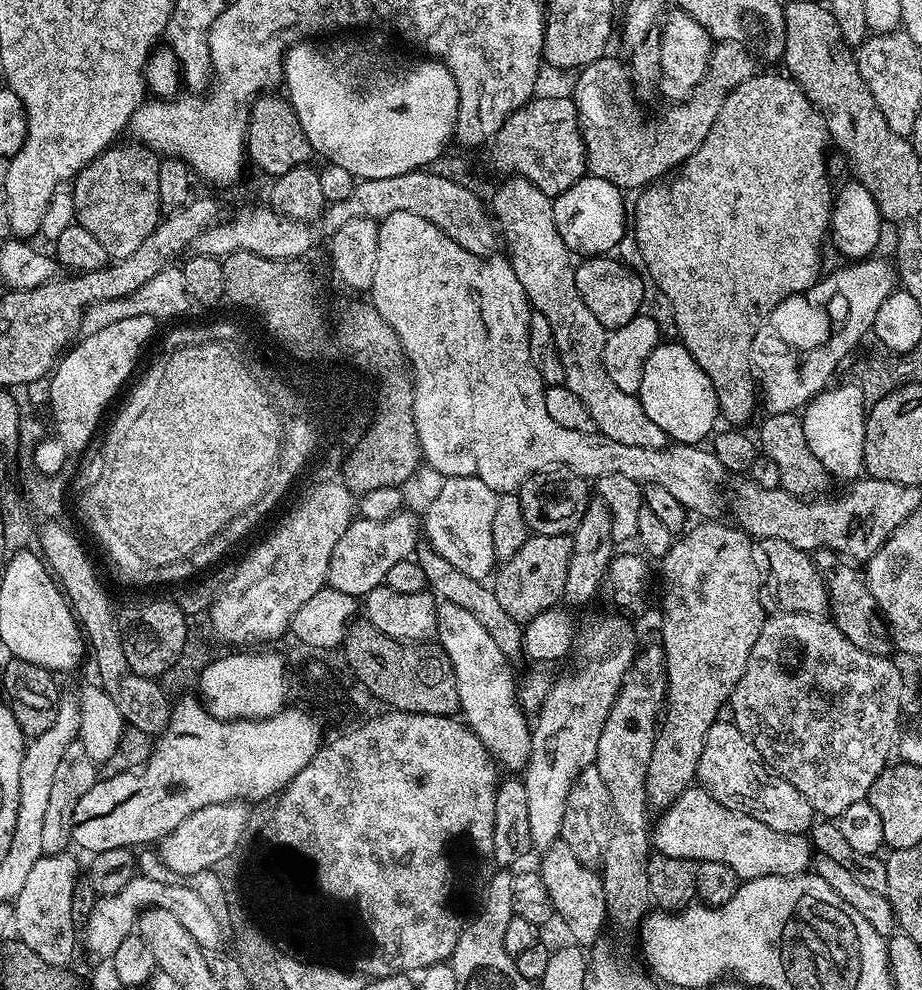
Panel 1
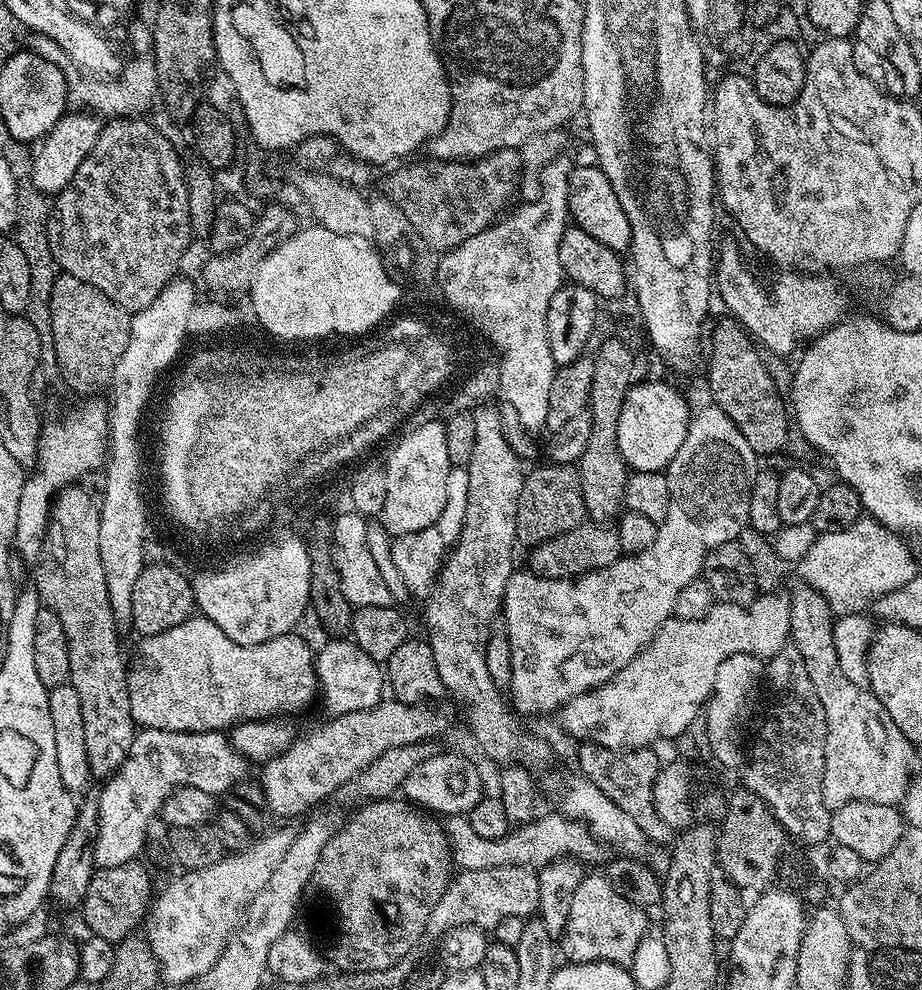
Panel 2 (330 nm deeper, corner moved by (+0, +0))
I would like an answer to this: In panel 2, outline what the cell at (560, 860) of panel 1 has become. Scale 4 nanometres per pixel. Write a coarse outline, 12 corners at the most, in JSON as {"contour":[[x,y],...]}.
{"contour":[[607,875],[582,878],[558,948],[631,965],[645,909]]}

